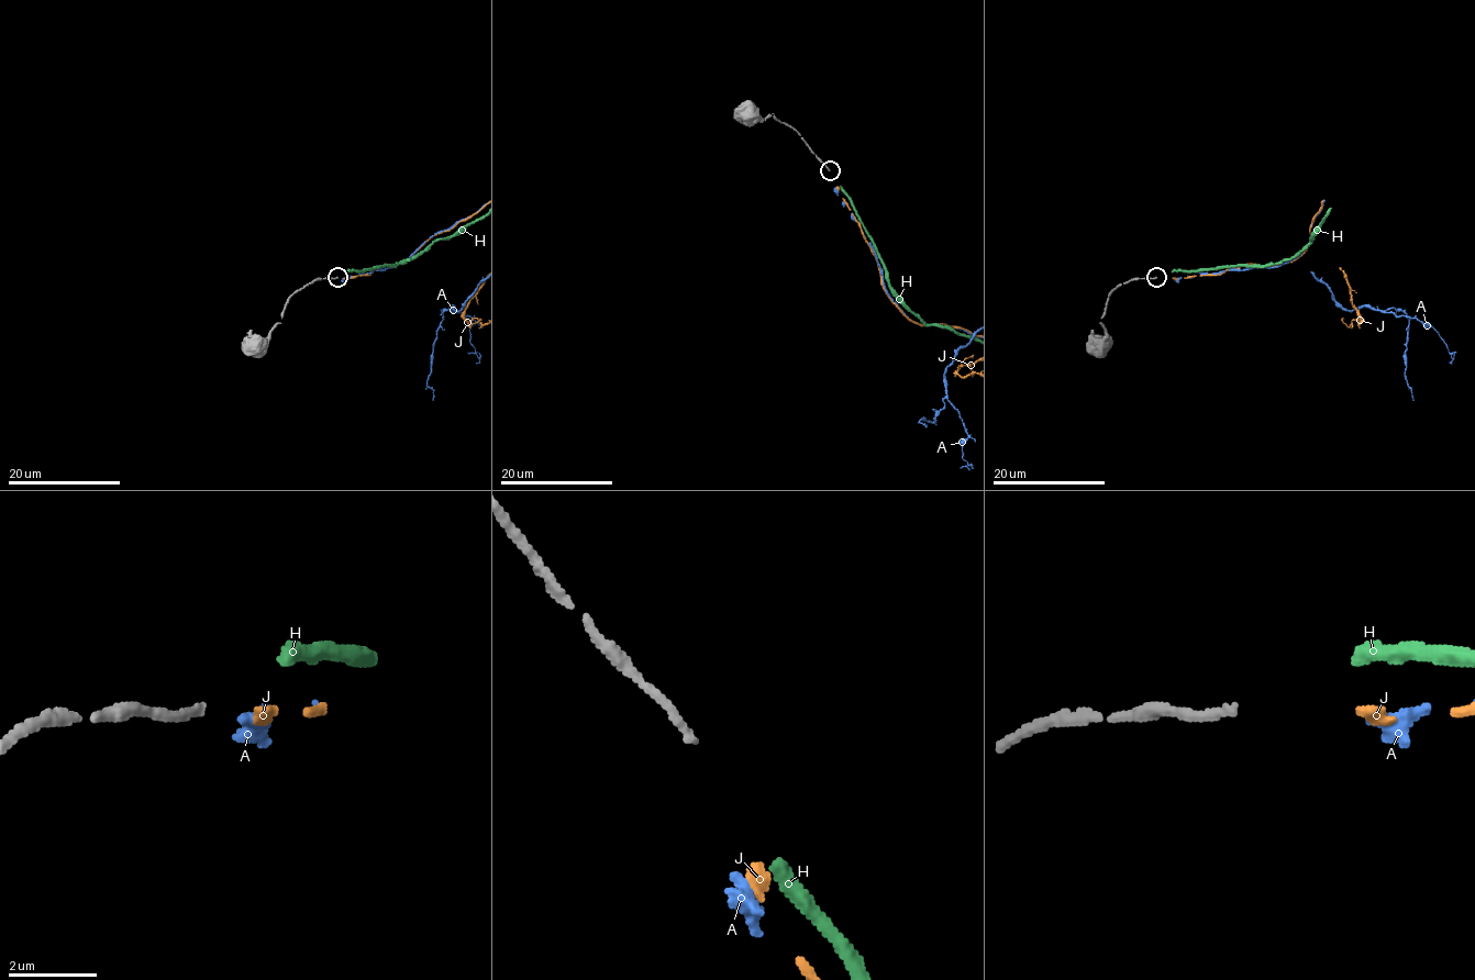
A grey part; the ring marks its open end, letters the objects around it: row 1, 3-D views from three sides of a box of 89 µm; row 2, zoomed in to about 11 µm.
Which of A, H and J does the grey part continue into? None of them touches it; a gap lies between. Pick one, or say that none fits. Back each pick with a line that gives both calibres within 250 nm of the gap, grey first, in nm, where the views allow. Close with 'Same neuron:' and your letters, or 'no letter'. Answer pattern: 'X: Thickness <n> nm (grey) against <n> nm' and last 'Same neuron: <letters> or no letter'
J: Thickness 190 nm (grey) against 280 nm
Same neuron: J

